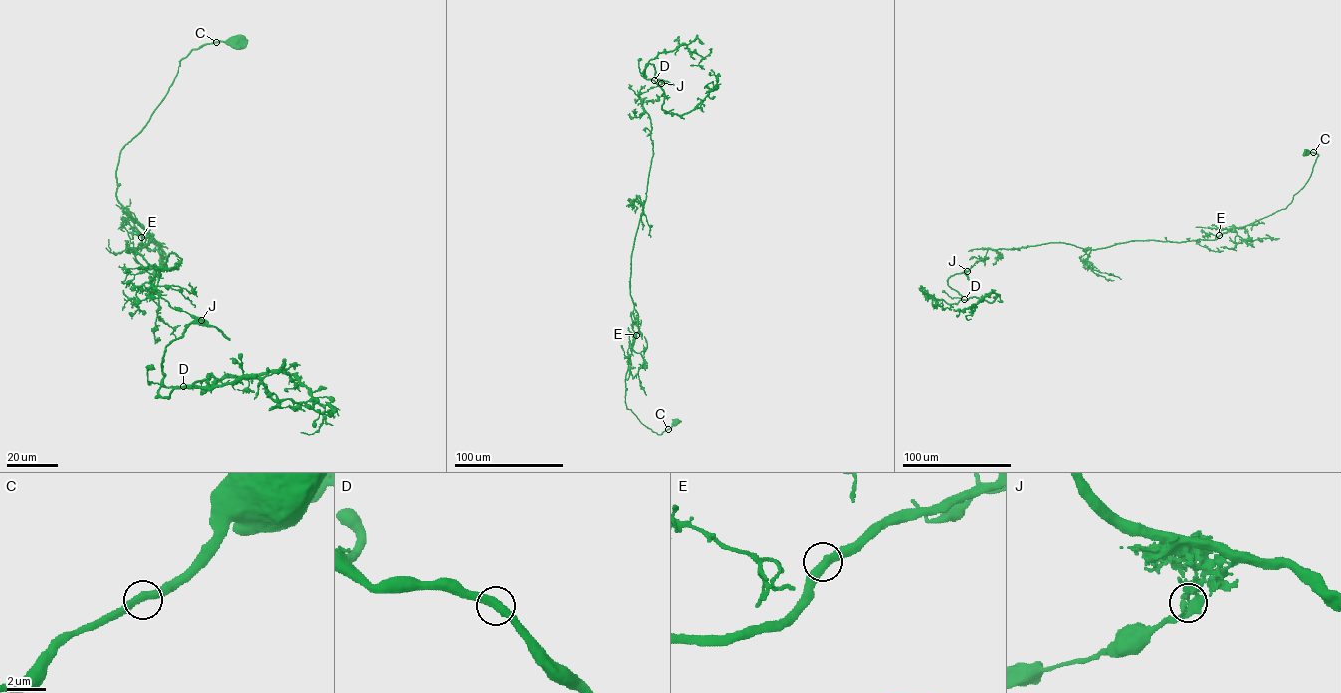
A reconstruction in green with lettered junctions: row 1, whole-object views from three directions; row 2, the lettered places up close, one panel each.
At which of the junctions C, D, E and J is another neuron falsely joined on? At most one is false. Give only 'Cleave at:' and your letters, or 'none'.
Cleave at: J

